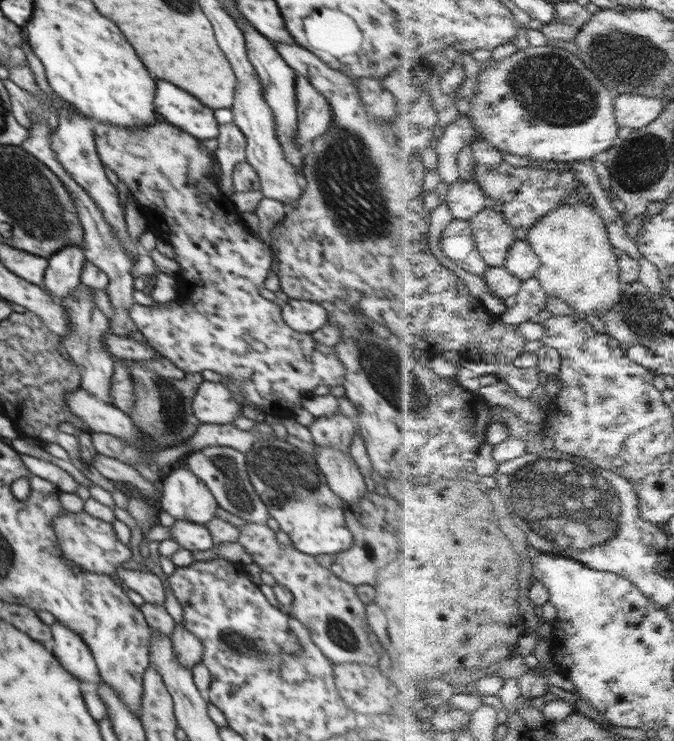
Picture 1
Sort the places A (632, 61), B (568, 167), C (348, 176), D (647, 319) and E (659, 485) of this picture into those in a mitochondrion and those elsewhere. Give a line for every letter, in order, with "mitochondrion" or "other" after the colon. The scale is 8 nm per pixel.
A: mitochondrion
B: other
C: mitochondrion
D: mitochondrion
E: other

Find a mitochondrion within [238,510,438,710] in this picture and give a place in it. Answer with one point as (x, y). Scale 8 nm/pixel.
(344, 635)

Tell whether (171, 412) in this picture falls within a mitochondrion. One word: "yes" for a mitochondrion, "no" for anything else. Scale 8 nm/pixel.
yes

